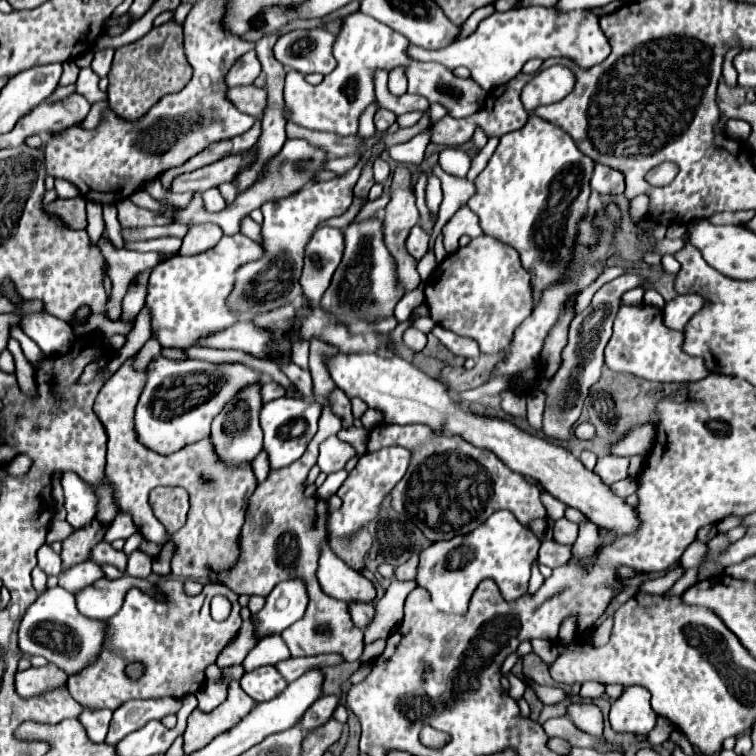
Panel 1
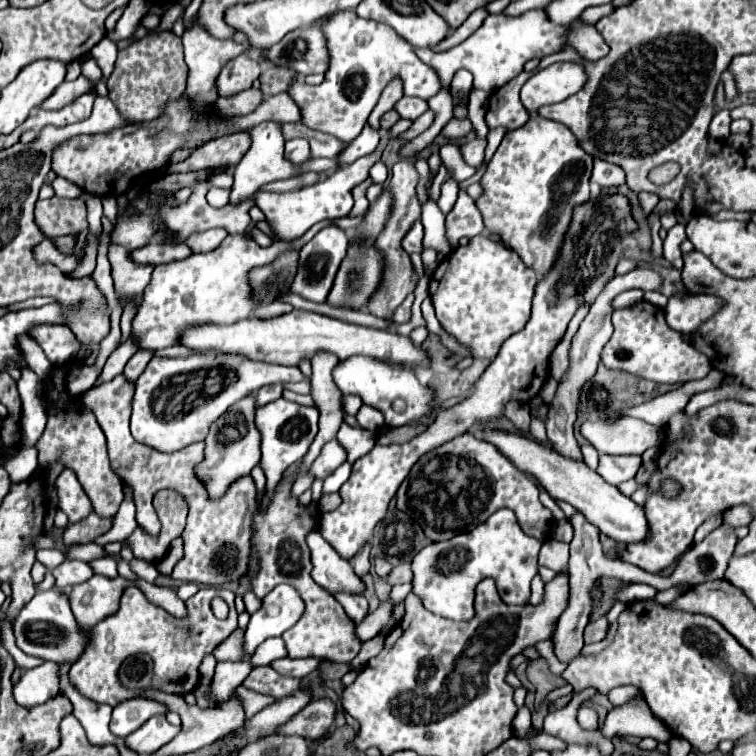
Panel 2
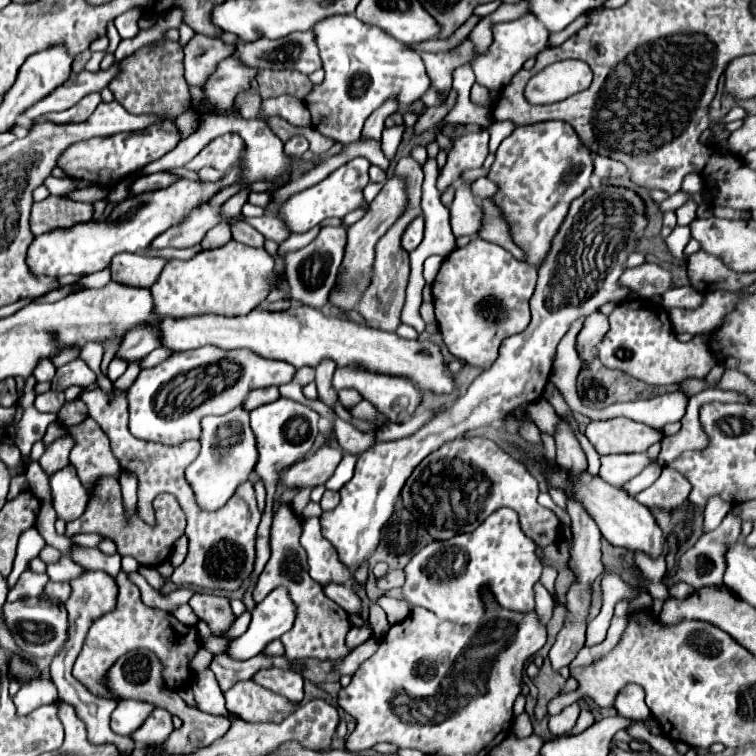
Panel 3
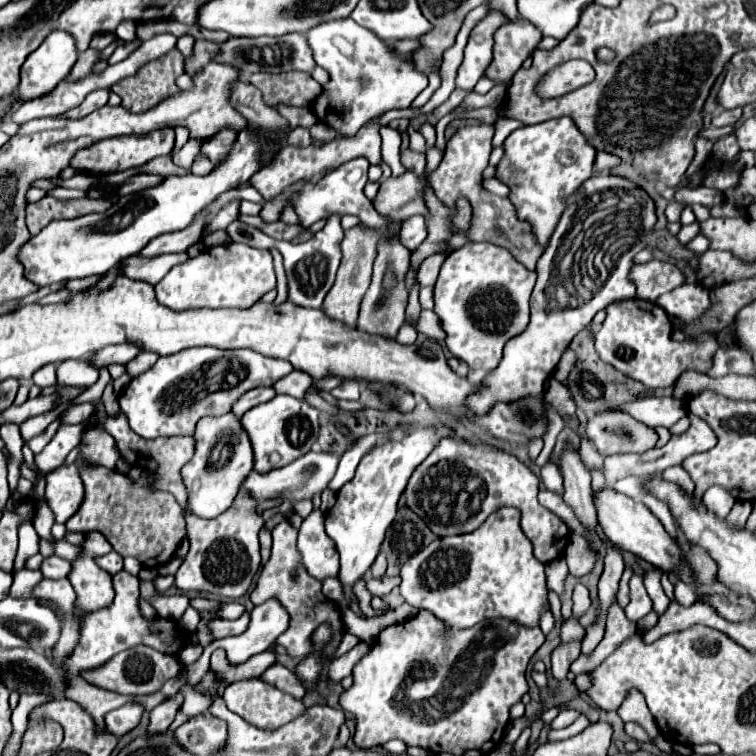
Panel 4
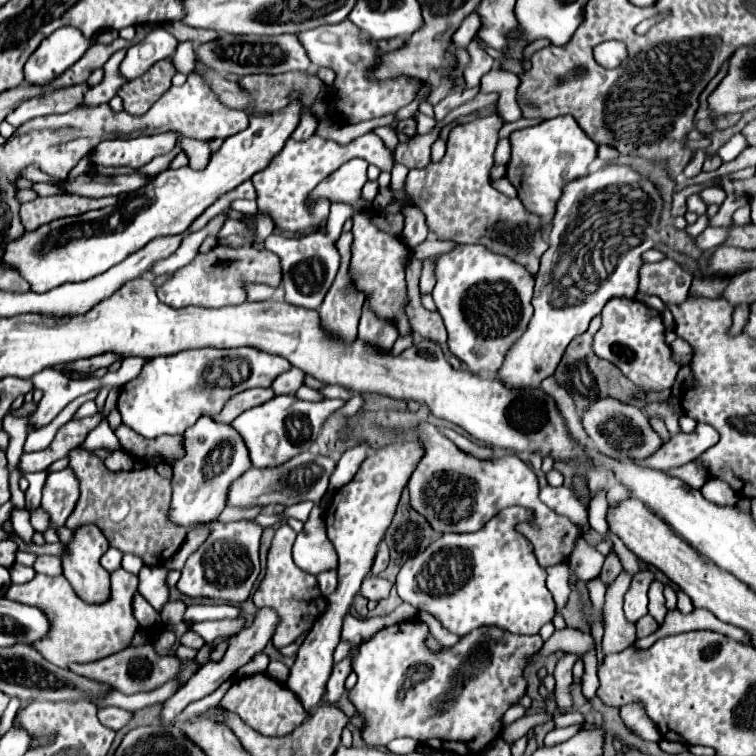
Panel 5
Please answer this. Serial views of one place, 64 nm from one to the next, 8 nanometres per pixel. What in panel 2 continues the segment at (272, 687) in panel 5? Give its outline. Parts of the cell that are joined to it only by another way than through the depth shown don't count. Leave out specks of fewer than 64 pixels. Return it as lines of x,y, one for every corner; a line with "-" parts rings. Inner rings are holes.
236,688
236,696
242,700
244,704
244,710
246,710
246,718
254,716
254,712
260,712
264,708
264,704
272,704
274,698
270,696
258,696
256,692
250,692
246,688

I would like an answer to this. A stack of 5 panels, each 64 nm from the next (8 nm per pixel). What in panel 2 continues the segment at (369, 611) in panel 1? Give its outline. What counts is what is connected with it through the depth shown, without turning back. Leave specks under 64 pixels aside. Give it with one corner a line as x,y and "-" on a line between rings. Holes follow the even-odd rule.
336,594
336,600
344,606
346,614
356,622
360,624
366,614
368,614
368,600
364,596
350,596
350,594

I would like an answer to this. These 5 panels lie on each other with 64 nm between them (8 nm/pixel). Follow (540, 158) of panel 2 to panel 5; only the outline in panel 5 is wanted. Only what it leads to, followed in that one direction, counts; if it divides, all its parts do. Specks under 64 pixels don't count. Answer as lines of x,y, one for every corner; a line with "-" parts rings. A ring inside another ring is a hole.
558,116
542,124
522,128
510,134
510,160
506,164
506,178
518,192
524,208
542,220
542,230
548,230
562,196
564,184
588,174
588,166
596,158
598,146
582,132
572,116

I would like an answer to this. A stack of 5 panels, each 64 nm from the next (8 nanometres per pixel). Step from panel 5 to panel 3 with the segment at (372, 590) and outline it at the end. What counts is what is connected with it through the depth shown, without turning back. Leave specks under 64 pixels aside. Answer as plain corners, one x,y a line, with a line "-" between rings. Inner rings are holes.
398,568
398,570
390,570
384,578
380,578
378,586
384,590
392,590
392,588
400,588
404,584
404,580
406,580
406,574
402,568

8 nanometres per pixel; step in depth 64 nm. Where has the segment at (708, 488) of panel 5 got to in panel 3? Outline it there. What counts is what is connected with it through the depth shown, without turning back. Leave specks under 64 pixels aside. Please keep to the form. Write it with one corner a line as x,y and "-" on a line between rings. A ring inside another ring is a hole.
710,498
706,512
704,512
704,520
702,520
702,532
714,530
722,522
722,518
728,514
730,508
732,508
732,504
722,502
720,498

